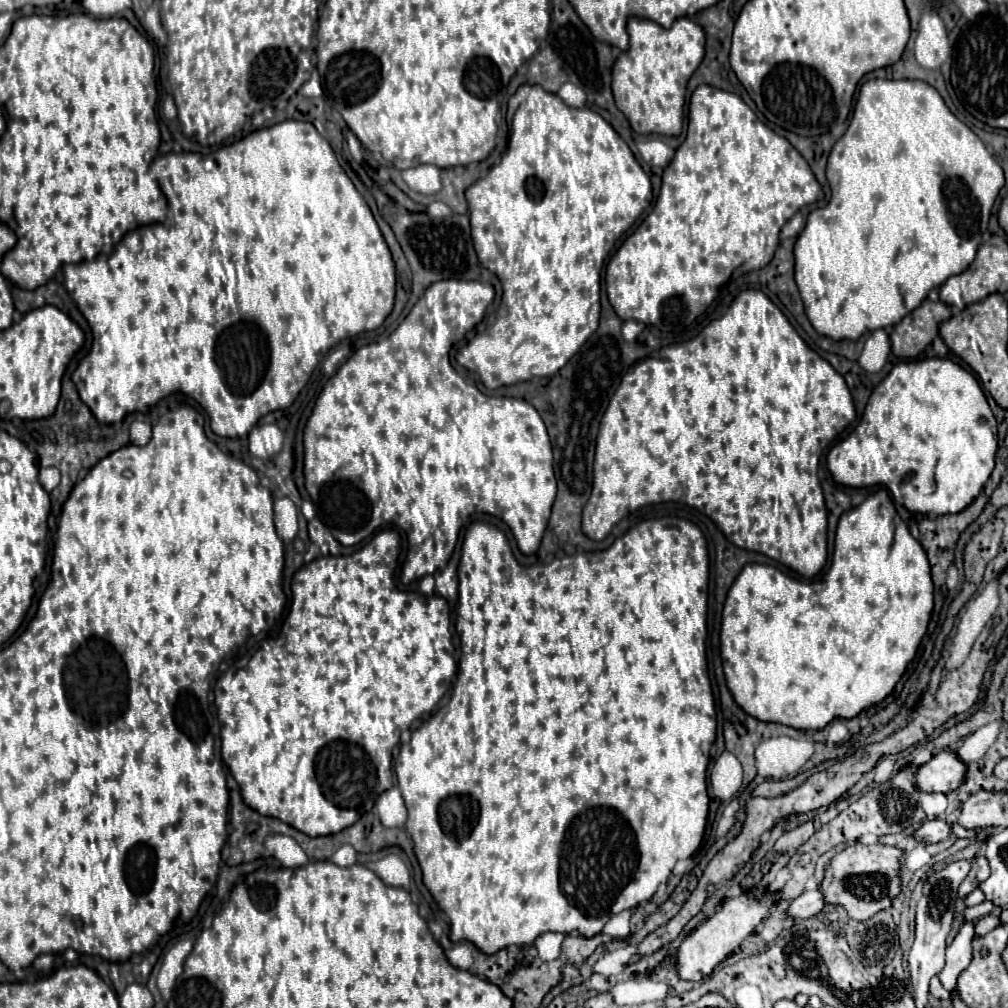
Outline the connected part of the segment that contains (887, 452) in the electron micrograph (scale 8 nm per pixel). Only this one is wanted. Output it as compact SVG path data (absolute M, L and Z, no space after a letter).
M948 358L898 362L872 390L858 426L830 448L826 462L838 484L864 488L896 480L910 512L956 514L980 494L994 470L998 438L992 426L996 418L978 380L960 364Z

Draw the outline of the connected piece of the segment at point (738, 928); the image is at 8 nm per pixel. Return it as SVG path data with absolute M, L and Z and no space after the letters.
M740 894L738 898L730 898L722 904L722 908L710 916L698 930L694 930L678 948L676 954L676 972L680 980L688 982L700 982L704 976L708 976L716 964L726 960L748 934L754 932L754 928L764 920L768 914L768 904L758 898L750 898L748 894Z

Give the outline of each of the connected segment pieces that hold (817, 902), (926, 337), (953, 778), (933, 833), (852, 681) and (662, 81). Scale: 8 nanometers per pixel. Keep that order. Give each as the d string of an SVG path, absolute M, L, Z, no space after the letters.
M808 890L792 900L792 904L786 910L786 916L792 920L804 920L818 914L824 908L824 904L826 902L822 902L822 894L818 894L818 890Z
M924 300L916 310L912 310L908 316L904 316L892 330L890 330L890 342L892 352L898 358L916 358L922 354L922 350L938 336L940 322L948 320L952 316L950 306L944 302L932 302Z
M950 750L938 752L930 762L916 770L916 788L922 792L942 792L948 794L964 782L966 766Z
M926 820L922 826L912 834L916 840L926 844L936 844L950 836L950 824L944 820Z
M876 490L860 506L856 506L852 510L846 510L840 516L838 530L836 530L836 540L834 540L834 554L832 554L832 570L830 572L838 572L838 570L848 572L848 584L846 582L838 584L834 580L834 574L830 574L830 576L826 574L824 580L818 580L818 588L814 588L814 582L804 584L804 582L794 580L788 574L784 574L782 570L778 570L774 566L768 566L768 564L746 564L742 568L742 572L738 574L738 578L734 580L732 588L728 590L724 610L722 610L720 650L722 650L726 684L732 692L732 696L734 696L734 700L742 706L742 710L746 710L746 714L750 714L750 716L754 716L762 722L778 722L778 724L784 724L784 726L794 726L798 730L820 730L834 718L854 718L862 710L882 702L894 690L894 686L902 678L902 674L906 672L906 666L916 656L920 640L922 640L922 636L926 634L926 628L928 628L928 618L930 618L930 612L932 612L932 606L934 606L934 600L932 600L934 586L932 586L932 578L930 578L930 564L928 564L926 552L920 546L920 542L912 538L908 526L898 516L898 512L896 512L896 508L894 508L886 490Z
M632 16L628 18L628 34L630 34L630 48L622 52L622 56L612 66L612 94L618 110L628 118L630 126L638 134L662 134L662 136L678 136L682 130L682 108L684 108L684 94L686 84L692 72L704 58L704 30L688 20L678 18L670 28L662 28L660 24Z

